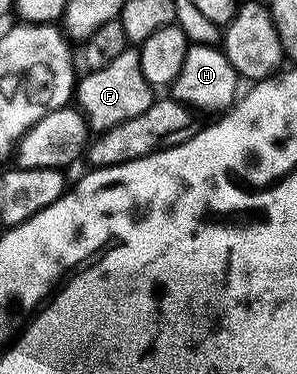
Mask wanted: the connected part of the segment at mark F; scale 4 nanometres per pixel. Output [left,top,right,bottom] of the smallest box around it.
[76,47,156,130]

